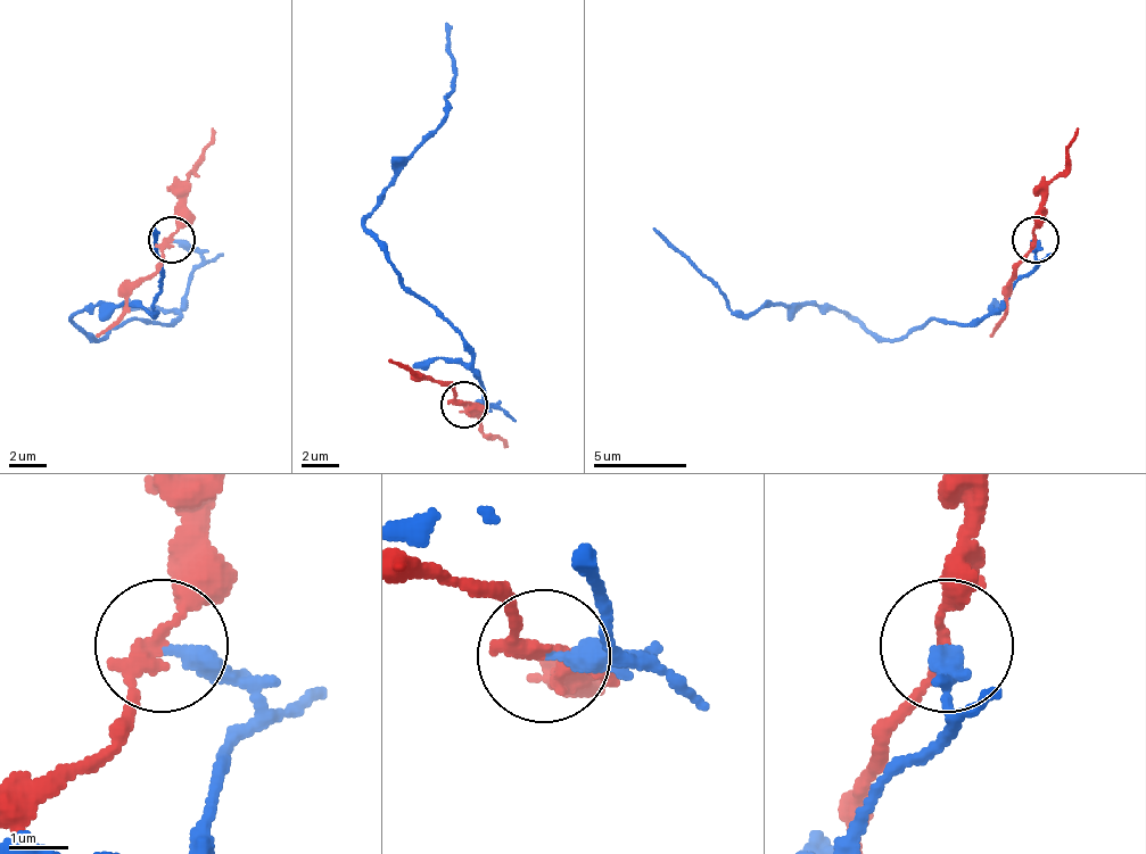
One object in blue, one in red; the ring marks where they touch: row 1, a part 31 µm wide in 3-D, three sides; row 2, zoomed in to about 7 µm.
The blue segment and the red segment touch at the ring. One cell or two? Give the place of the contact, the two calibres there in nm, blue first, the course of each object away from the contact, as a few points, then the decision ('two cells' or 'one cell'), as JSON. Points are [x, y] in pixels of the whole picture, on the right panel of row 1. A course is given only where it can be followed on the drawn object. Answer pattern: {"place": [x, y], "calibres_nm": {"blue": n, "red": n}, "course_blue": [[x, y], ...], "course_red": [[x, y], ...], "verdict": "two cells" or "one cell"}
{"place": [1036, 240], "calibres_nm": {"blue": 300, "red": 200}, "course_blue": [[1033, 241], [1002, 306], [875, 339], [838, 311], [734, 311], [656, 226]], "course_red": [[1033, 241], [1044, 189], [1066, 166], [1076, 129]], "verdict": "two cells"}

